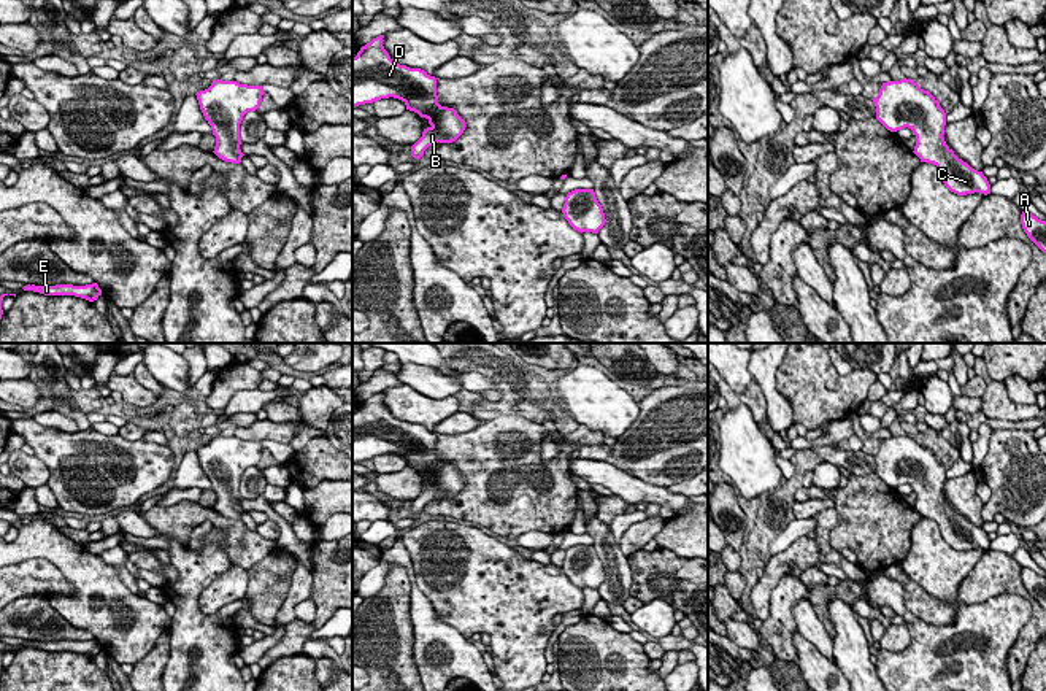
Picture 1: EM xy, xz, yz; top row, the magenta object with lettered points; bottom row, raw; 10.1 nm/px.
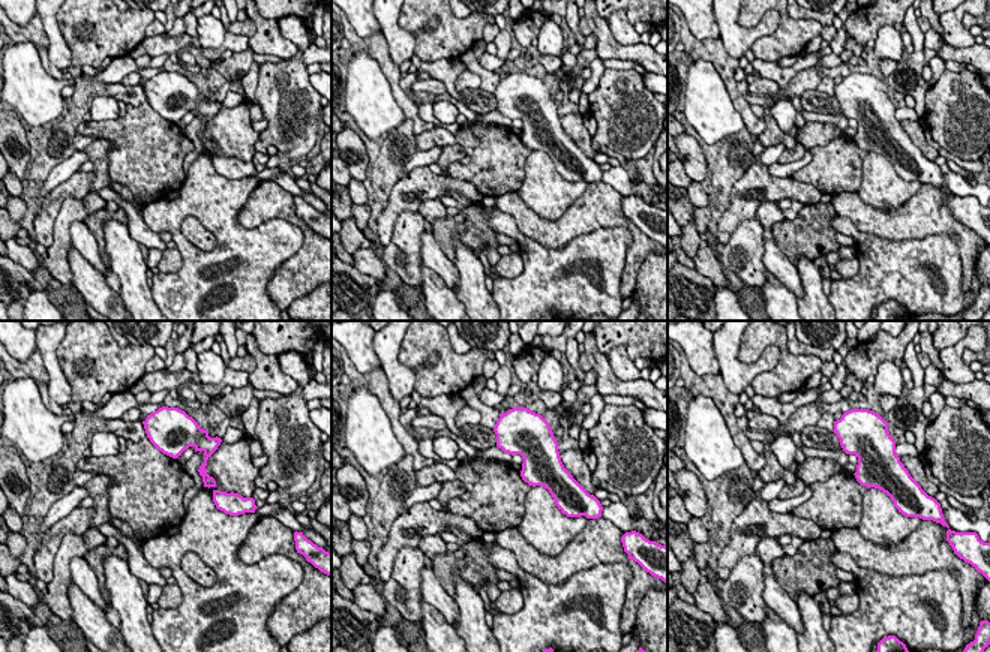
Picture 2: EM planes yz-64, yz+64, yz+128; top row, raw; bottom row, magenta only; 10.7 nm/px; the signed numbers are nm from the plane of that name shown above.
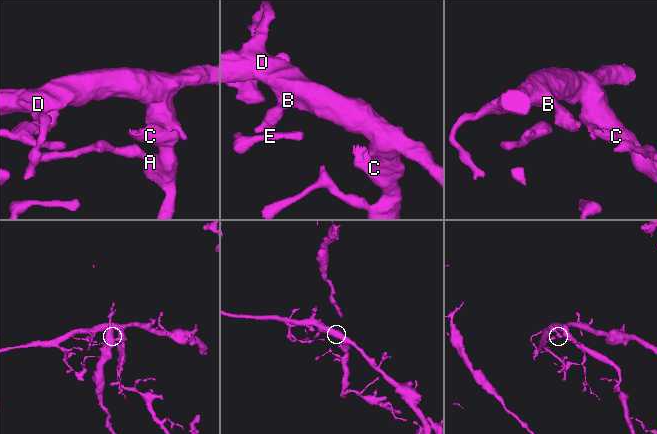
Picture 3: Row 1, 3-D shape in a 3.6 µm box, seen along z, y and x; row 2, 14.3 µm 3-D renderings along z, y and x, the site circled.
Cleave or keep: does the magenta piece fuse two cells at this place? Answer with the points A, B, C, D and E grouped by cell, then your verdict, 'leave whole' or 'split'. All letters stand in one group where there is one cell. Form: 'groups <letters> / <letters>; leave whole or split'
groups A B C D E; leave whole

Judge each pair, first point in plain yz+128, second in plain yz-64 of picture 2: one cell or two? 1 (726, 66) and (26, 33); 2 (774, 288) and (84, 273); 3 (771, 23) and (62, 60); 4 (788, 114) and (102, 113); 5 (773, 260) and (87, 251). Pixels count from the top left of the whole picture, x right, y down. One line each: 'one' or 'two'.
1: one
2: one
3: one
4: one
5: one

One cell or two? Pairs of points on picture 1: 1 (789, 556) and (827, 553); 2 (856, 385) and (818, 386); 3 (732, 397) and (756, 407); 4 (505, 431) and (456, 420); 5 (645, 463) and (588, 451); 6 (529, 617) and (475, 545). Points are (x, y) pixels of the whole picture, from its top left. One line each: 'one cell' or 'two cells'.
1: two cells
2: one cell
3: one cell
4: two cells
5: one cell
6: one cell

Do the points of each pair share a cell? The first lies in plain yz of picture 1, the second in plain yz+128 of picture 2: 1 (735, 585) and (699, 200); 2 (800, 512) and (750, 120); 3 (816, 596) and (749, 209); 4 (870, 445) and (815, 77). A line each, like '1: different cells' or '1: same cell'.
1: different cells
2: different cells
3: different cells
4: different cells

